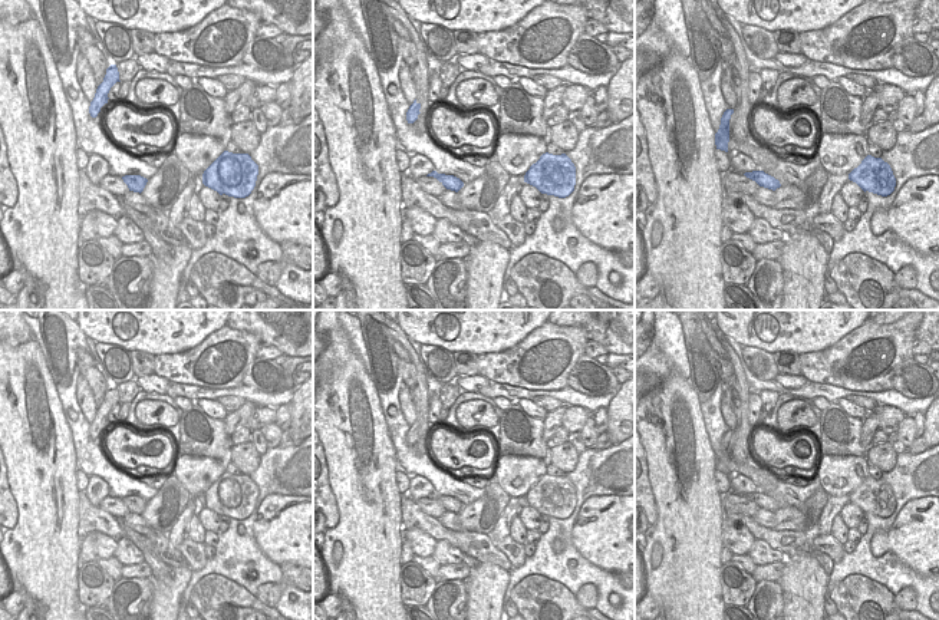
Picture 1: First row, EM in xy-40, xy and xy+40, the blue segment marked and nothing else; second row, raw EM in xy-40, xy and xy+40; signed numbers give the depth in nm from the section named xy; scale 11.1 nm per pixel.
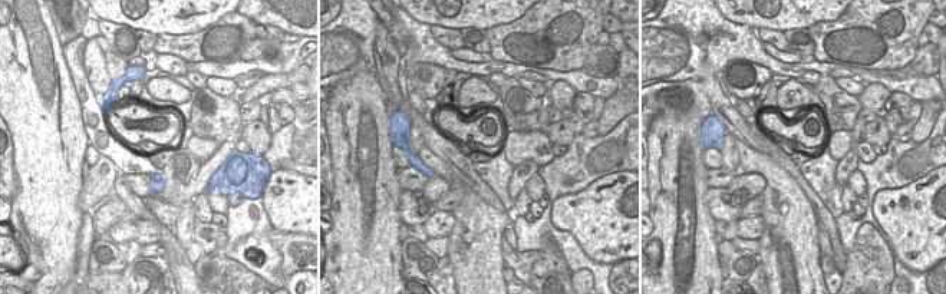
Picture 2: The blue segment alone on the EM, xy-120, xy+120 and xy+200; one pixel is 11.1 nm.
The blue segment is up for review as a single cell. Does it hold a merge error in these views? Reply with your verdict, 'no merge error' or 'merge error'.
no merge error

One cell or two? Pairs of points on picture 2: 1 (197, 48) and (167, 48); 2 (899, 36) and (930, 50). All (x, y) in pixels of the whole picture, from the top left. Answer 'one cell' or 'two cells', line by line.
1: one cell
2: two cells

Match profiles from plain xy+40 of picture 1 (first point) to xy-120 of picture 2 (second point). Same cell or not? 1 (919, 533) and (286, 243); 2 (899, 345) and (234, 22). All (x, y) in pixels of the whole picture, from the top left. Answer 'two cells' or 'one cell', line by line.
1: two cells
2: one cell

